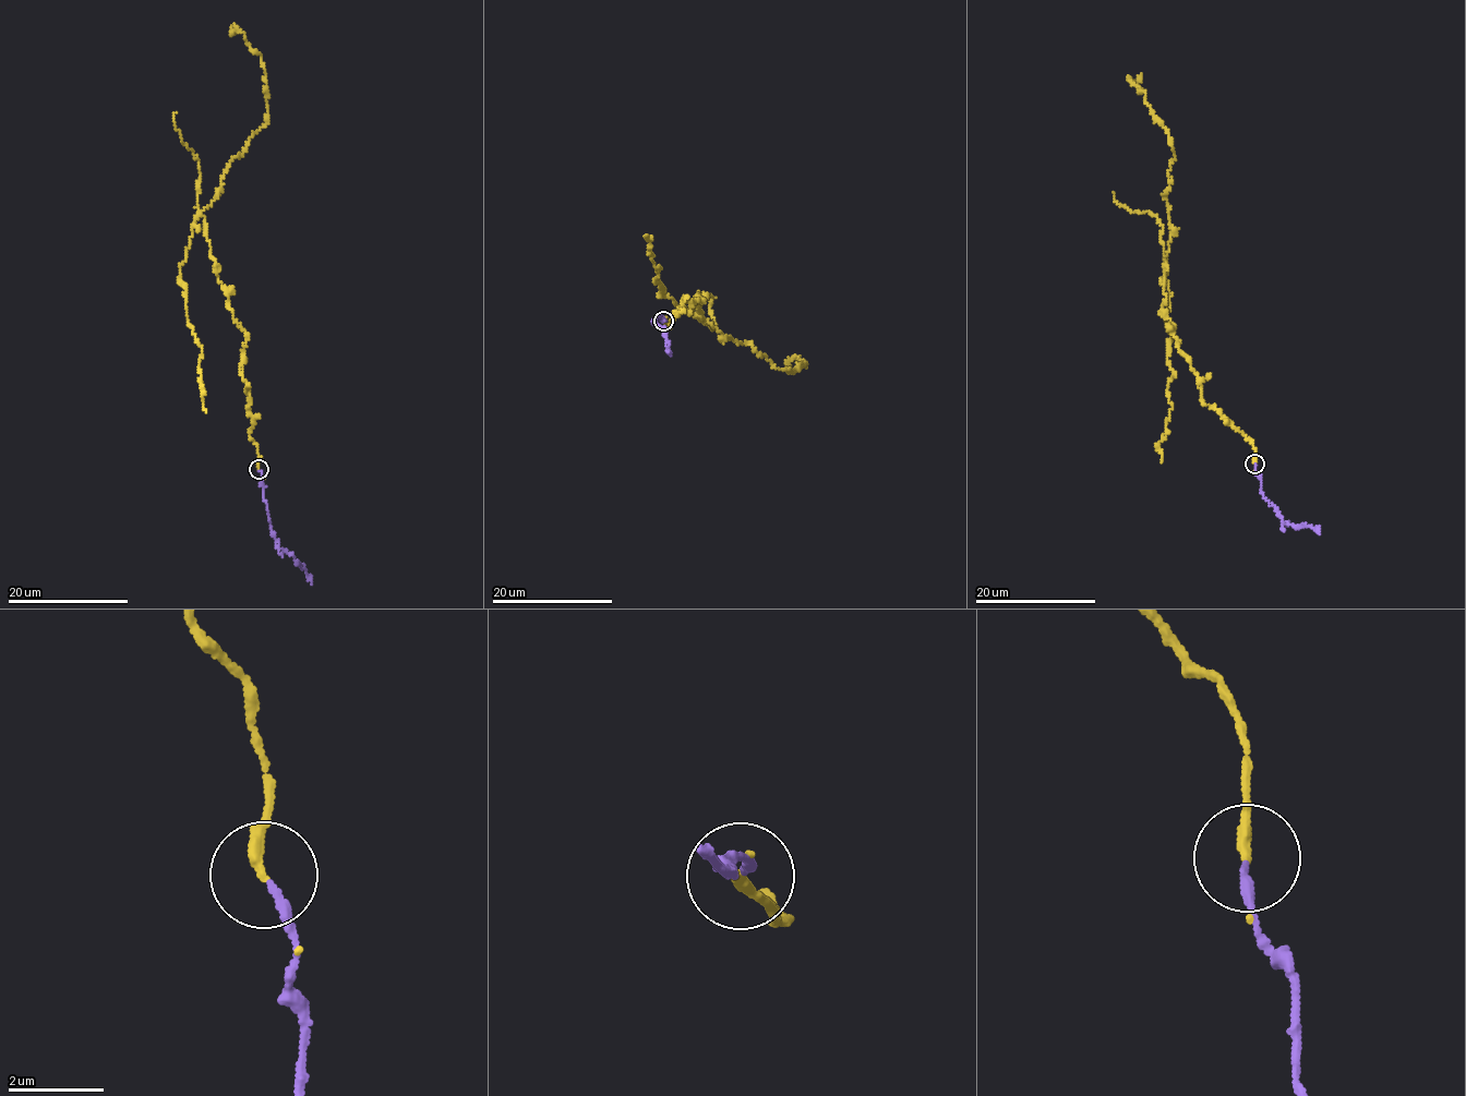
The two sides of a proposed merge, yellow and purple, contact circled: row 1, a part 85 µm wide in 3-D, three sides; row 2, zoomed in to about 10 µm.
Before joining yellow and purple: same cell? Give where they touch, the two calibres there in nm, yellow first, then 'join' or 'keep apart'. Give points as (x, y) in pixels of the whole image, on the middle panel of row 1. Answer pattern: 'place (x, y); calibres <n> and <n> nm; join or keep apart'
place (663, 321); calibres 220 and 170 nm; join

